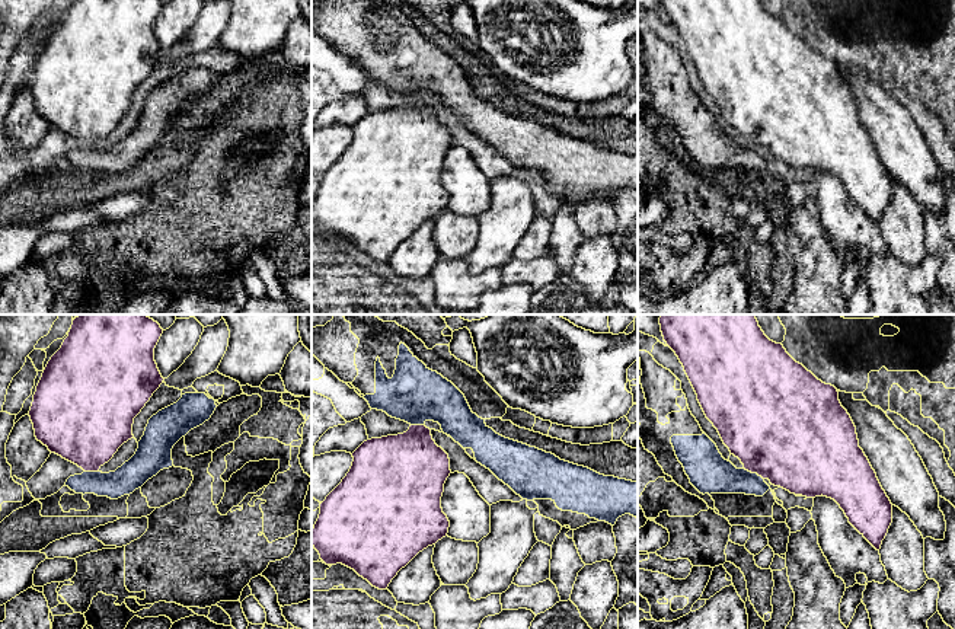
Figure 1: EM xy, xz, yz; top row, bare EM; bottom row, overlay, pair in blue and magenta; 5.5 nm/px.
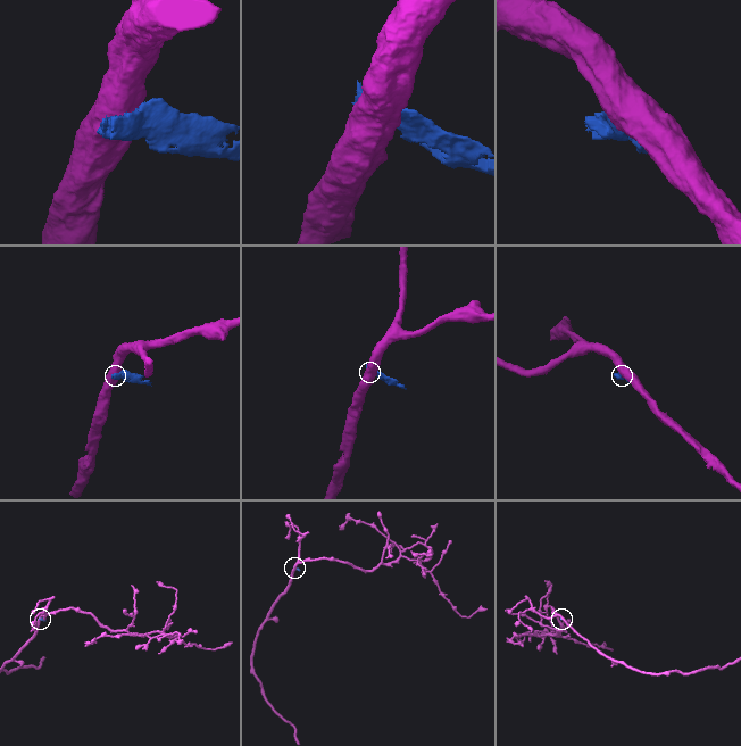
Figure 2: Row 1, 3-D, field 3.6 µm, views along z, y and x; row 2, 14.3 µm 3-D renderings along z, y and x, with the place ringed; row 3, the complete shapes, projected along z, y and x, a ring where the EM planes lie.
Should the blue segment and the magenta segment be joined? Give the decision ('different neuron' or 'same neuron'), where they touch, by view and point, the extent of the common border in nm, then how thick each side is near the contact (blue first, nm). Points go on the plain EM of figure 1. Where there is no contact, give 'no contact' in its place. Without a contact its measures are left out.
different neuron; meets blue in yz at (754, 147); contact 130 nm long; 220 nm thick on the blue side, 480 nm on the other

